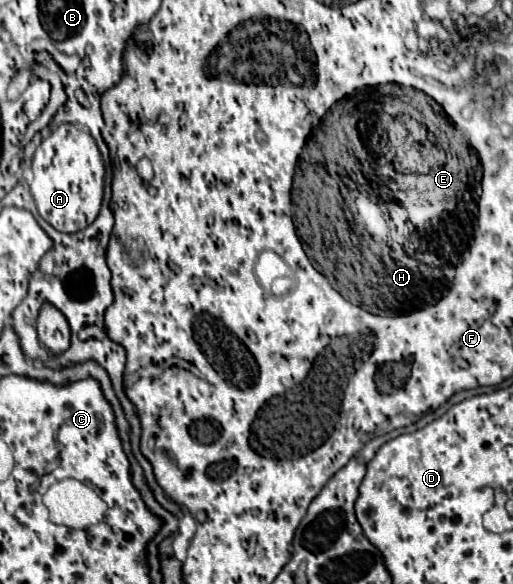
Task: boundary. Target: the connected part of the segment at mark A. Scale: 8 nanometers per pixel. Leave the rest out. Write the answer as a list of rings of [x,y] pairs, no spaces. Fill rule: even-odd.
[[[63,123],[59,127],[55,127],[51,131],[51,135],[45,137],[41,141],[41,145],[37,147],[31,169],[35,175],[33,183],[31,183],[31,193],[33,193],[33,199],[37,203],[39,215],[47,223],[51,223],[61,233],[75,233],[75,231],[81,231],[95,221],[95,217],[99,215],[99,209],[101,209],[101,201],[103,201],[105,165],[103,165],[103,157],[99,153],[99,147],[89,131],[79,129],[75,123]]]

